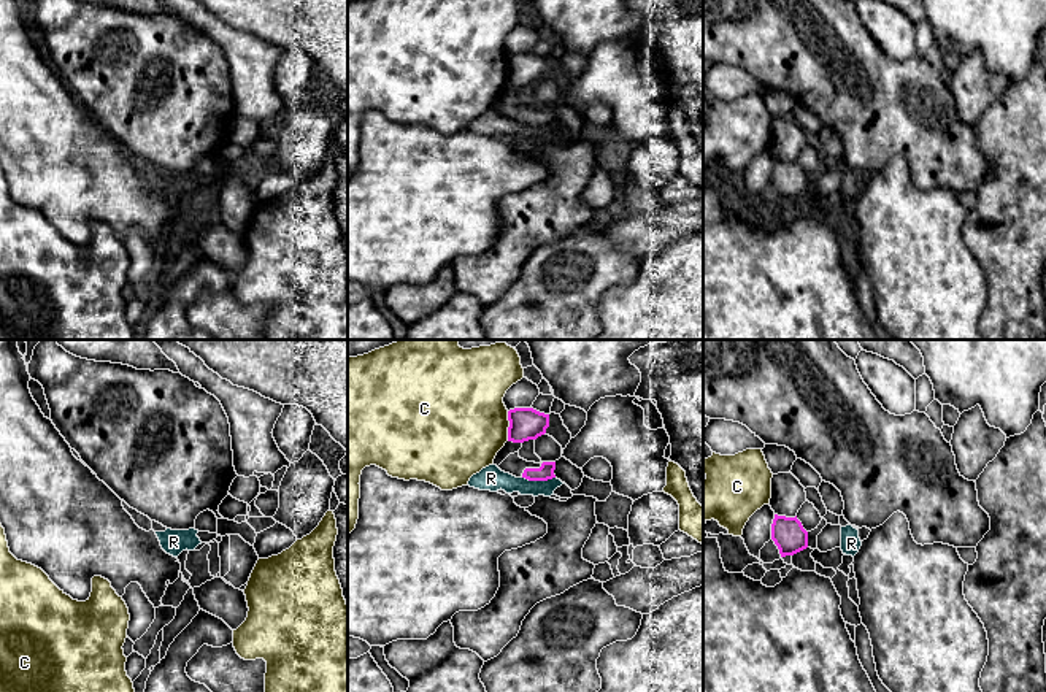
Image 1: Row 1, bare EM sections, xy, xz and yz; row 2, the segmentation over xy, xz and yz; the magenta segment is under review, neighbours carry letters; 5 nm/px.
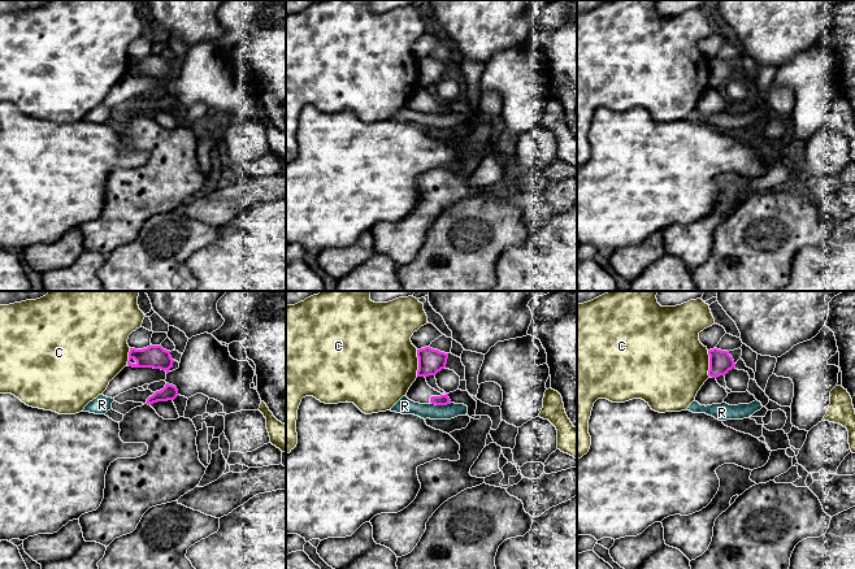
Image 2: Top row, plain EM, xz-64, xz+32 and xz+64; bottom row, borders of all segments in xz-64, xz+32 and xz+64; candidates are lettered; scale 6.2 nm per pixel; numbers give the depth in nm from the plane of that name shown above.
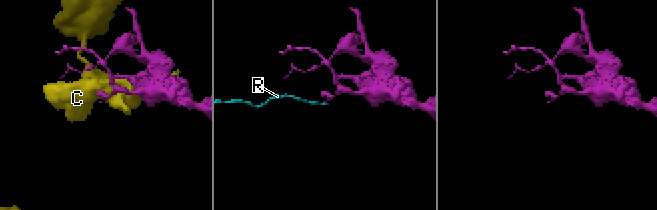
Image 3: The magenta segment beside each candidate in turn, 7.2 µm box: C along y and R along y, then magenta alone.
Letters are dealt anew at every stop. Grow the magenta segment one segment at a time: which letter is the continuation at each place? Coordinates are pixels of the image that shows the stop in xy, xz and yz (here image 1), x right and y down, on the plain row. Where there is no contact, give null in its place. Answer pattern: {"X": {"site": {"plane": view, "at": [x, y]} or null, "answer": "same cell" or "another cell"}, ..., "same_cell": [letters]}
{"C": {"site": {"plane": "xz", "at": [510, 70]}, "answer": "another cell"}, "R": {"site": {"plane": "xz", "at": [538, 124]}, "answer": "another cell"}, "same_cell": []}

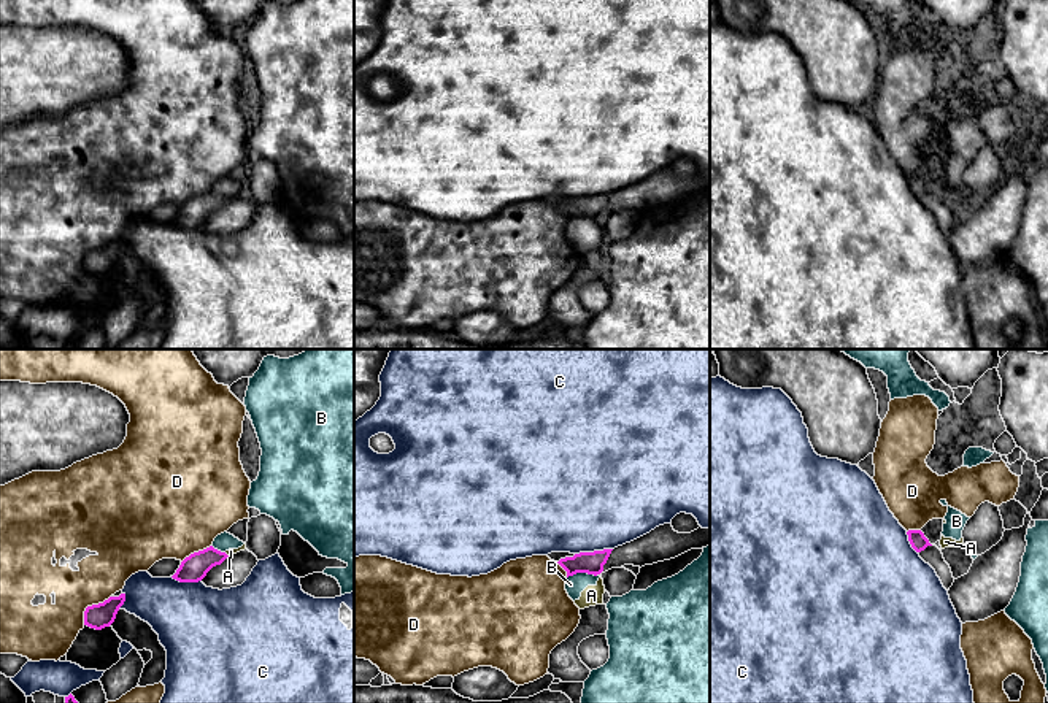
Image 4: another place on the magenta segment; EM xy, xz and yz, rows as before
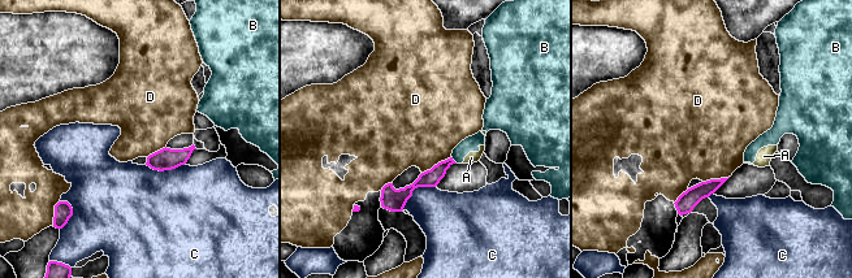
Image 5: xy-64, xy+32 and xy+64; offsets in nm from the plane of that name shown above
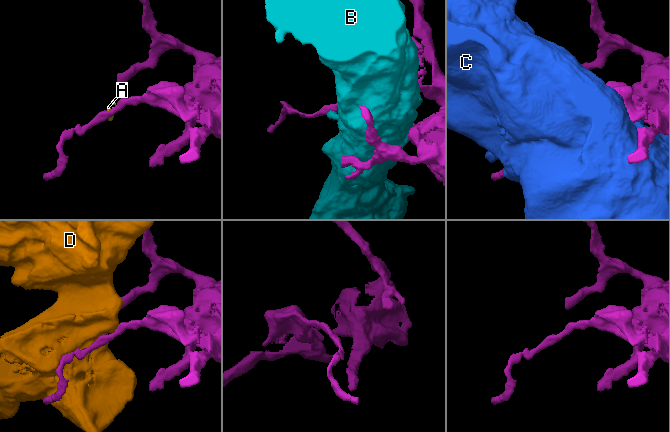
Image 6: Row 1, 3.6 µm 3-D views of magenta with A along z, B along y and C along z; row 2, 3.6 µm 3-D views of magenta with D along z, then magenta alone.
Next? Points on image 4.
{"A": {"site": {"plane": "xy", "at": [226, 199]}, "answer": "another cell"}, "B": {"site": {"plane": "xz", "at": [581, 216]}, "answer": "another cell"}, "C": {"site": {"plane": "xz", "at": [594, 195]}, "answer": "another cell"}, "D": {"site": {"plane": "xy", "at": [89, 251]}, "answer": "another cell"}, "same_cell": []}

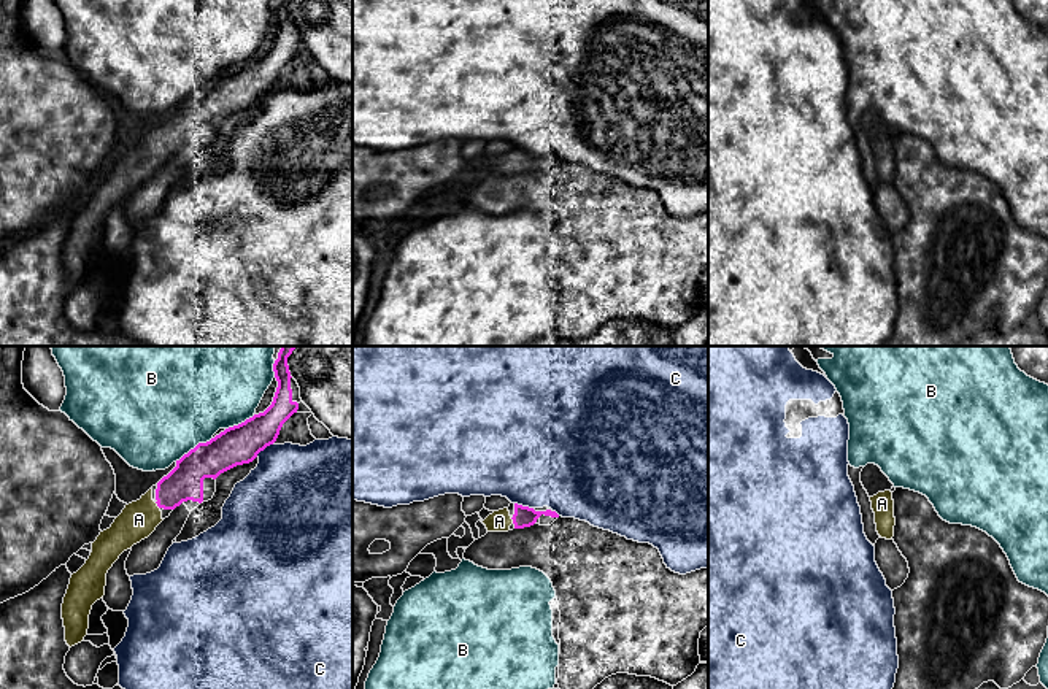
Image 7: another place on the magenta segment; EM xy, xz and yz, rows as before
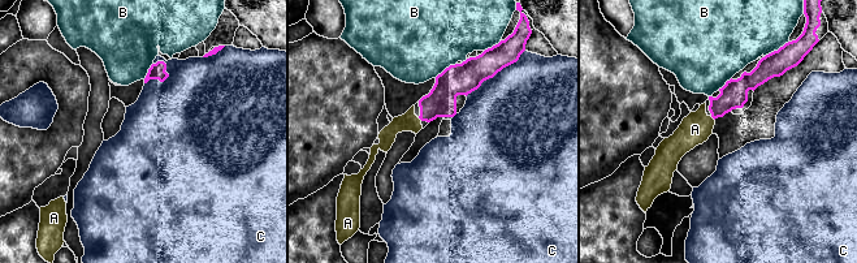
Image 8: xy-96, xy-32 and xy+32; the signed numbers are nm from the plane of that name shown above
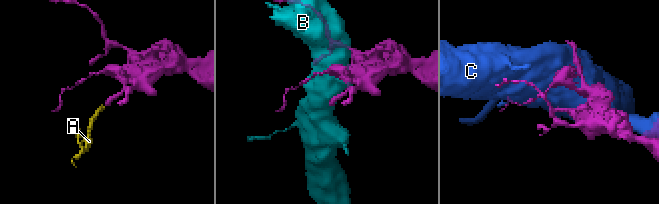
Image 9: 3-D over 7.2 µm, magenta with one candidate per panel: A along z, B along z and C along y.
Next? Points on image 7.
{"A": {"site": {"plane": "xy", "at": [157, 150]}, "answer": "same cell"}, "B": {"site": {"plane": "xy", "at": [194, 92]}, "answer": "another cell"}, "C": {"site": {"plane": "xy", "at": [264, 92]}, "answer": "another cell"}, "same_cell": ["A"]}

